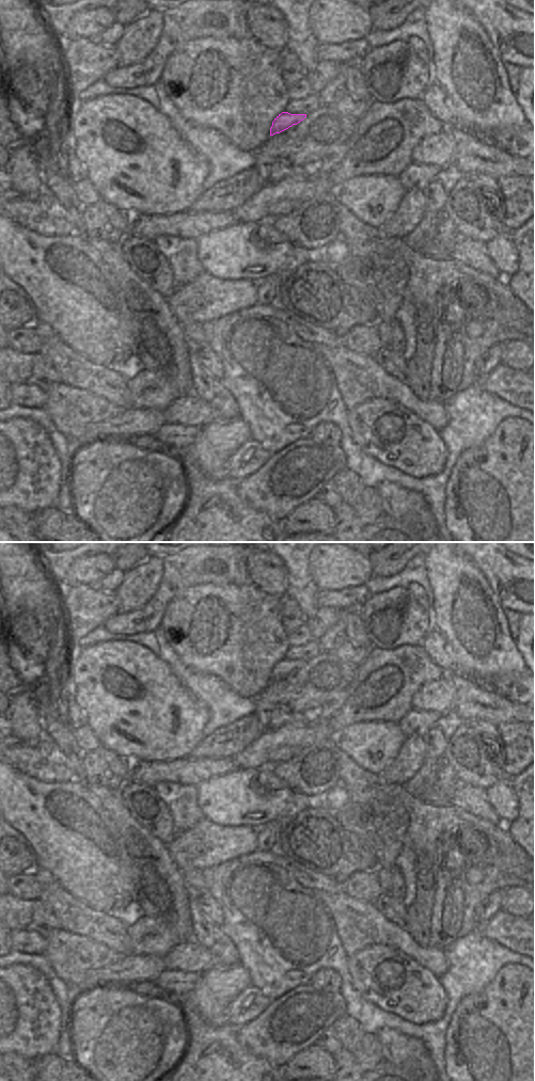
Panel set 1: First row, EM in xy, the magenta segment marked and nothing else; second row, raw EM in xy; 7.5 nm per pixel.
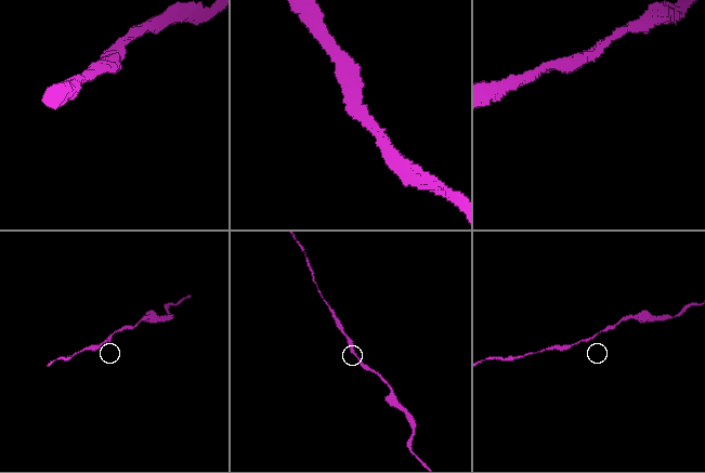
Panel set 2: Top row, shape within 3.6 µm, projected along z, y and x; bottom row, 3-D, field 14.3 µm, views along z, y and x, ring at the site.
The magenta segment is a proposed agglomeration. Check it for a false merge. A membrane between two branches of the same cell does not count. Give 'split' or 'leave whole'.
leave whole

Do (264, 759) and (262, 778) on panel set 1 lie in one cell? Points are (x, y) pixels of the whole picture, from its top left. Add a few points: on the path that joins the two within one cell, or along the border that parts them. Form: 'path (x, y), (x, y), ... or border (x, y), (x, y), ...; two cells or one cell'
border (269, 766), (238, 769); two cells

